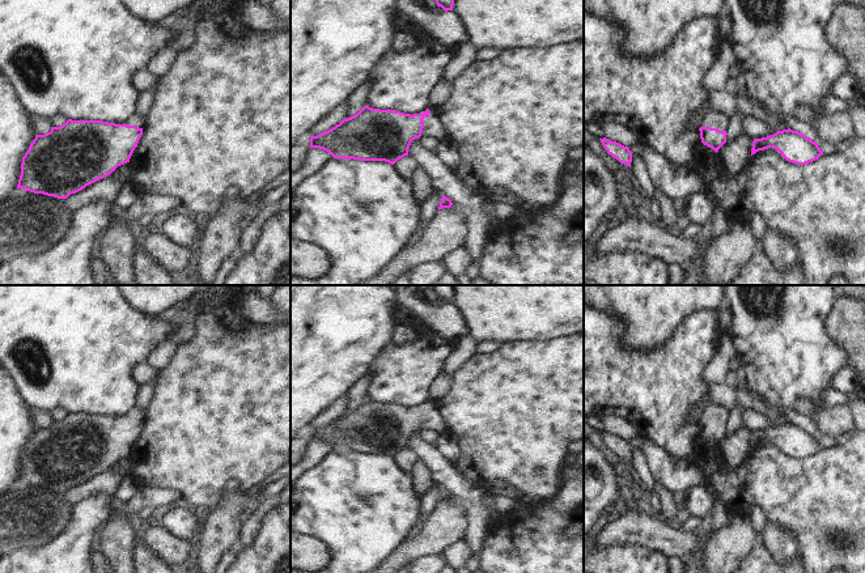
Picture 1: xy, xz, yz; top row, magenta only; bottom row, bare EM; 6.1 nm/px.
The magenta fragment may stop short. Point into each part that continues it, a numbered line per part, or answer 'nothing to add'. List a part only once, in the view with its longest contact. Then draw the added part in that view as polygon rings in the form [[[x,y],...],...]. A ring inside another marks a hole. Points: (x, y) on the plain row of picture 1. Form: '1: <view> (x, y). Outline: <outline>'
1: xz (432, 420). Outline: [[[429,403],[429,409],[428,411],[424,409],[423,416],[424,416],[424,421],[421,428],[427,430],[433,430],[438,434],[446,430],[441,420],[441,416],[438,413],[436,403]]]

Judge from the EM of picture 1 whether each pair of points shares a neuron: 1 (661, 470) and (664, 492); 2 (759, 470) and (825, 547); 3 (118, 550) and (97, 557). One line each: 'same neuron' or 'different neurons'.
1: different neurons
2: same neuron
3: different neurons

